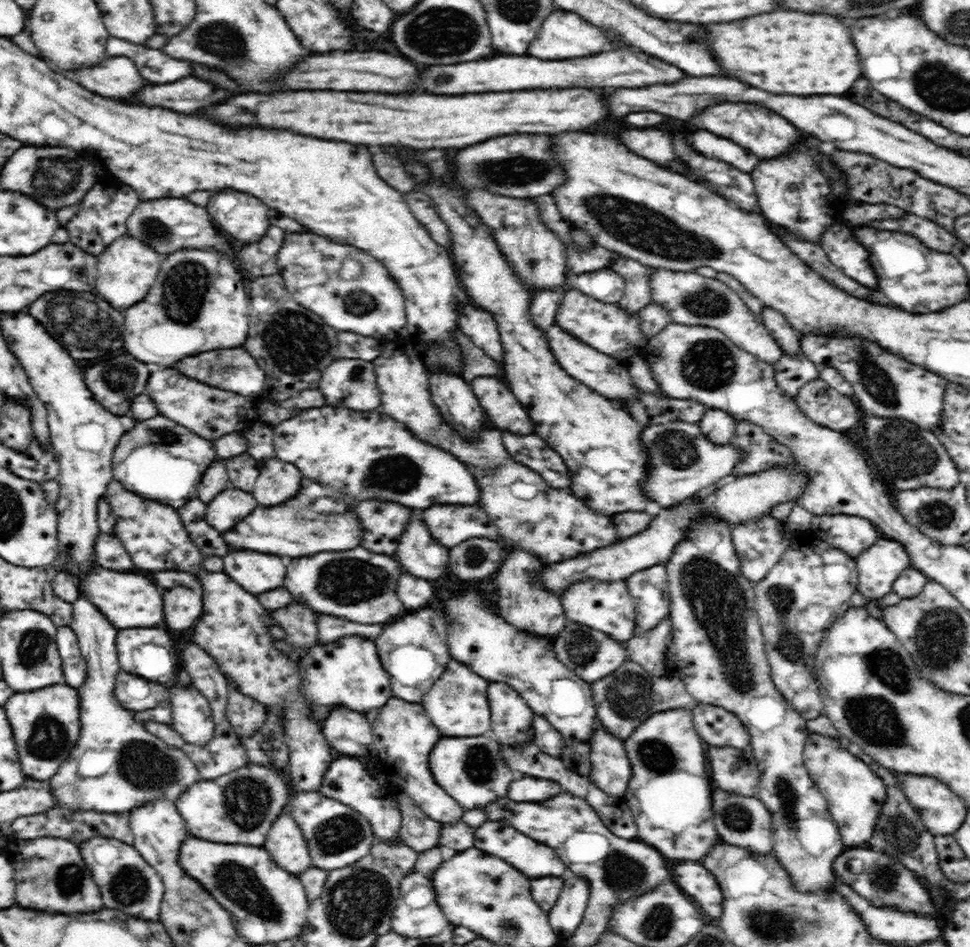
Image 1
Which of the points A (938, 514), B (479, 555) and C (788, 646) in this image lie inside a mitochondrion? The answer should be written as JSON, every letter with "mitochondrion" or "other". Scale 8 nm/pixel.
{"A":"mitochondrion","B":"mitochondrion","C":"mitochondrion"}

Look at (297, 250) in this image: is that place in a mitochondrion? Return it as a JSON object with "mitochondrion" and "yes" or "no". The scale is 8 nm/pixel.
{"mitochondrion":"no"}

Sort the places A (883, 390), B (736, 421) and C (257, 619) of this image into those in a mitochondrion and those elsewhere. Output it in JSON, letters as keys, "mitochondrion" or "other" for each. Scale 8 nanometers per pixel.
{"A":"mitochondrion","B":"other","C":"other"}

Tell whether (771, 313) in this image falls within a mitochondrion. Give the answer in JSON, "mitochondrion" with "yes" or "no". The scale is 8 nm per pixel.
{"mitochondrion":"no"}

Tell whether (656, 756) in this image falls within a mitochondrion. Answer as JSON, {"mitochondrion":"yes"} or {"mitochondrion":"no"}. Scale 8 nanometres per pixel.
{"mitochondrion":"yes"}

